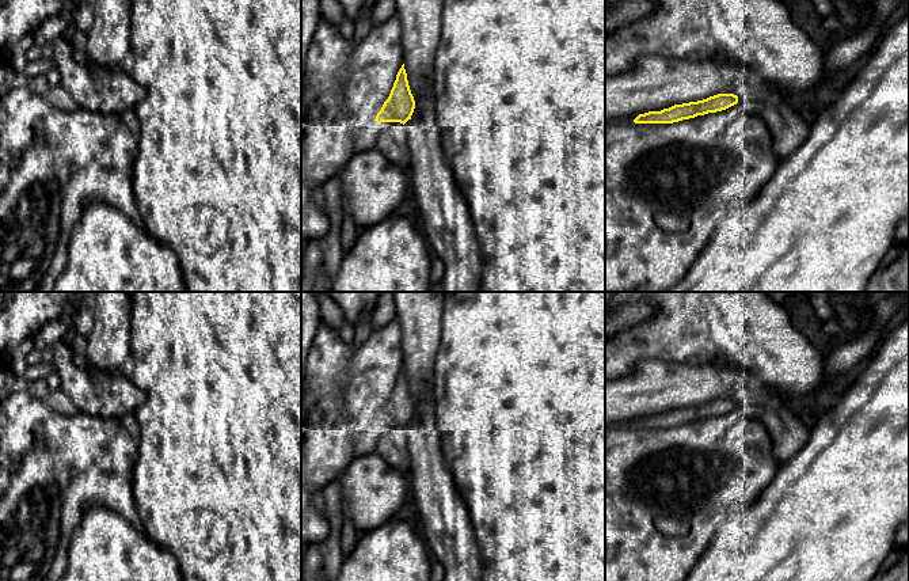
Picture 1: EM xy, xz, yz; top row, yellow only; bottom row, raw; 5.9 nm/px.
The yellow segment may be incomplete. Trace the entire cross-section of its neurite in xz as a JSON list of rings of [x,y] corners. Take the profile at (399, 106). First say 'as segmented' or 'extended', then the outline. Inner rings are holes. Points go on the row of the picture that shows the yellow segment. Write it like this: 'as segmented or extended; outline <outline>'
as segmented; outline [[[403,64],[396,75],[396,80],[388,99],[376,115],[376,122],[400,122],[404,125],[408,119],[411,119],[414,109],[415,100],[411,94]]]

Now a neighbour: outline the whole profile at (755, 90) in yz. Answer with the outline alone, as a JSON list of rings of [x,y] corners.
[[[642,56],[631,71],[605,77],[605,122],[718,94],[737,95],[750,113],[771,94],[786,98],[779,86],[752,76],[745,65]]]

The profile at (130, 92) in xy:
[[[128,65],[107,69],[98,76],[98,92],[102,100],[102,111],[121,114],[125,109],[133,109],[144,95],[128,69]]]

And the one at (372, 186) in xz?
[[[374,148],[353,155],[341,181],[343,208],[361,227],[392,214],[410,191],[410,174]]]

